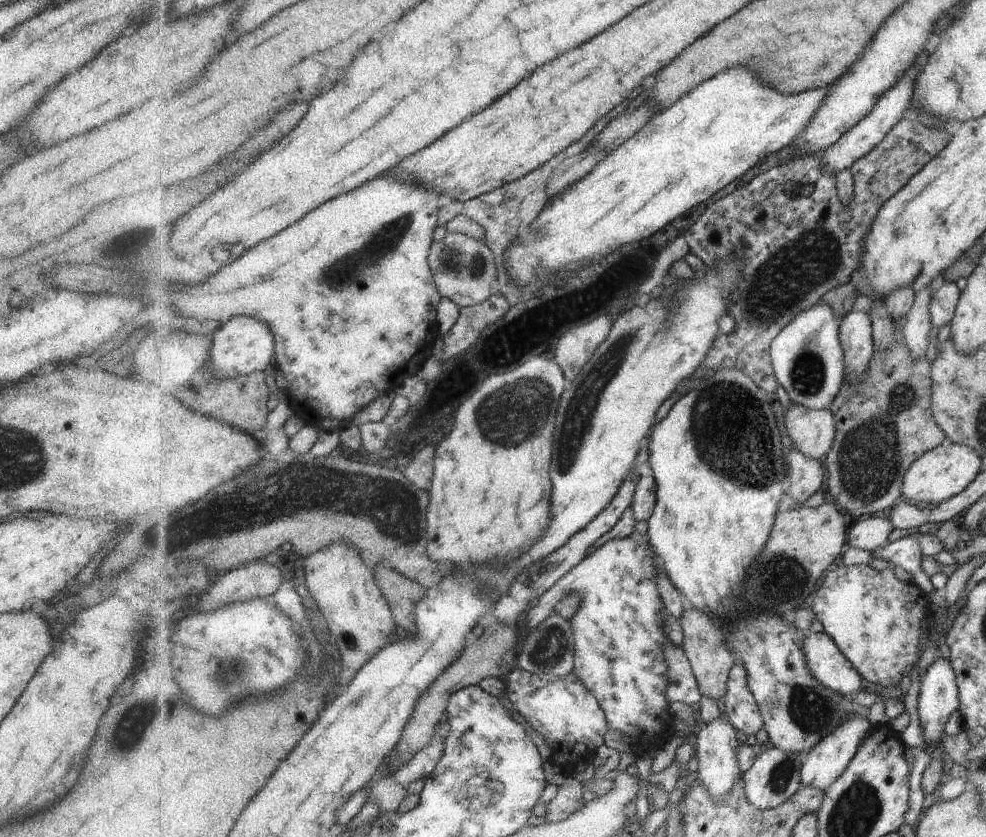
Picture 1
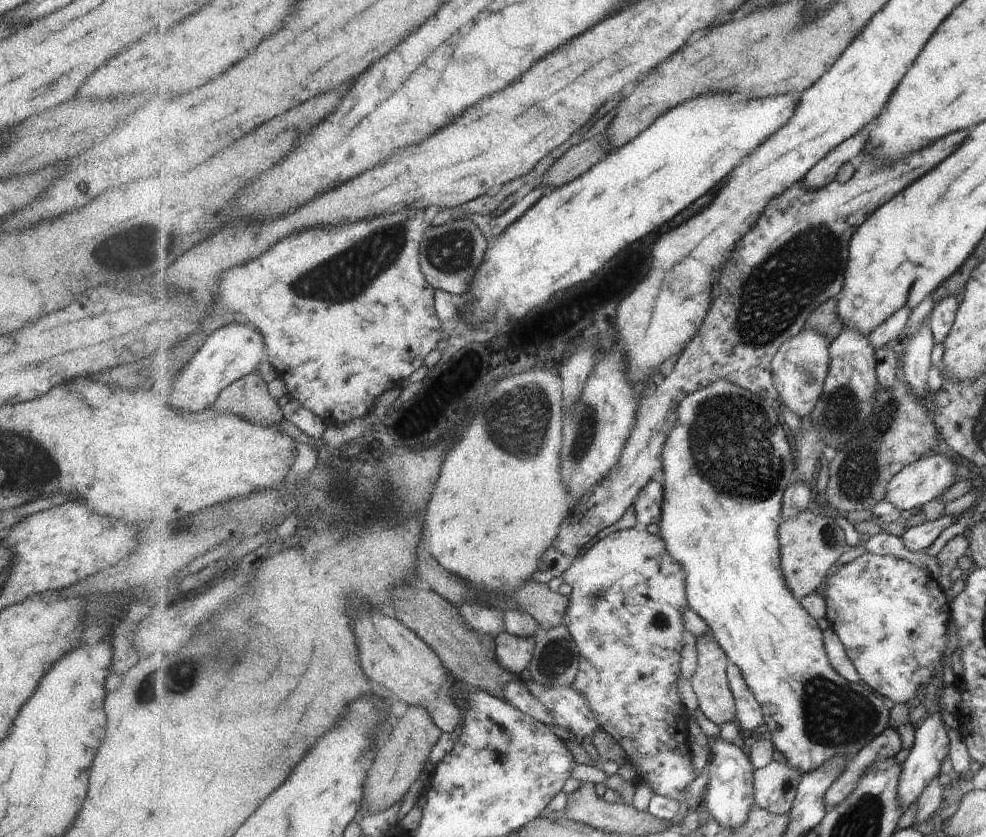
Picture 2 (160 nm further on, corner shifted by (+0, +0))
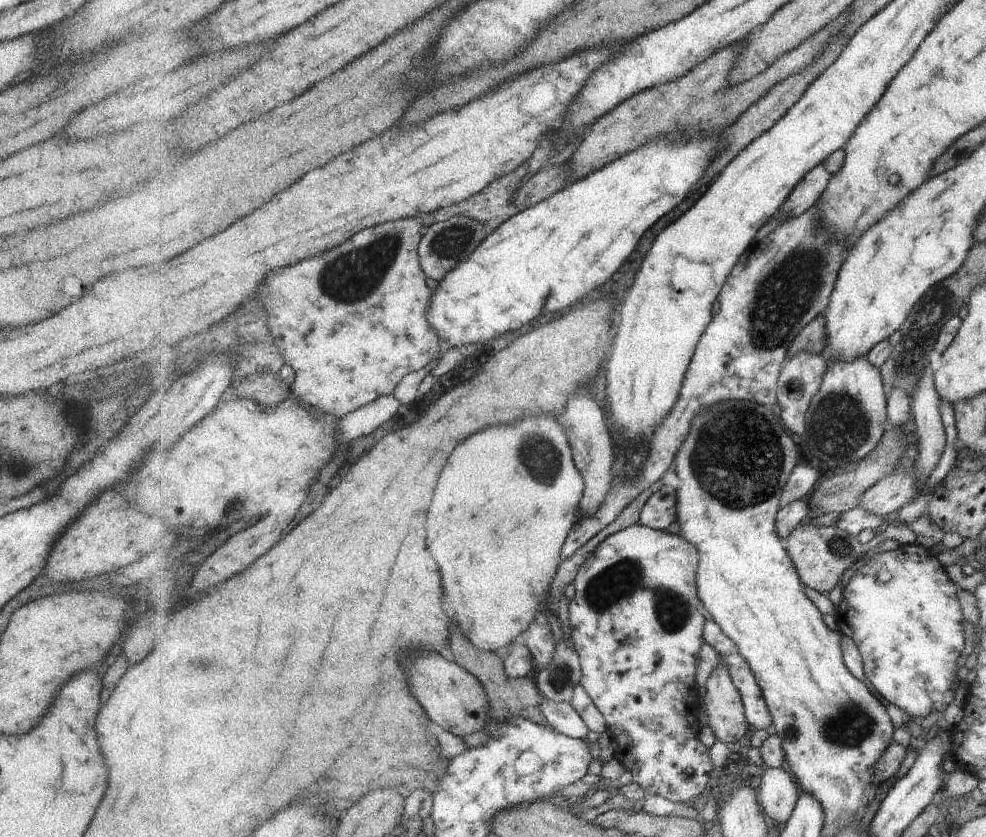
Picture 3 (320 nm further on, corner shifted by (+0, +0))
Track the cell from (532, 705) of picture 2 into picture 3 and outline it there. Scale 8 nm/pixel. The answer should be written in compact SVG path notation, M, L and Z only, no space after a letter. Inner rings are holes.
M547 699L542 703L541 710L559 733L576 739L586 739L589 736L589 726L570 703L558 703Z

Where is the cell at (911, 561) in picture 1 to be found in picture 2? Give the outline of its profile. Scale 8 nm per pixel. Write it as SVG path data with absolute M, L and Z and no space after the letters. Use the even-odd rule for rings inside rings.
M968 509L961 513L956 513L954 516L943 515L934 521L925 521L916 527L907 529L902 536L904 546L911 551L924 551L927 546L931 546L939 534L952 524L955 524L957 519Z

